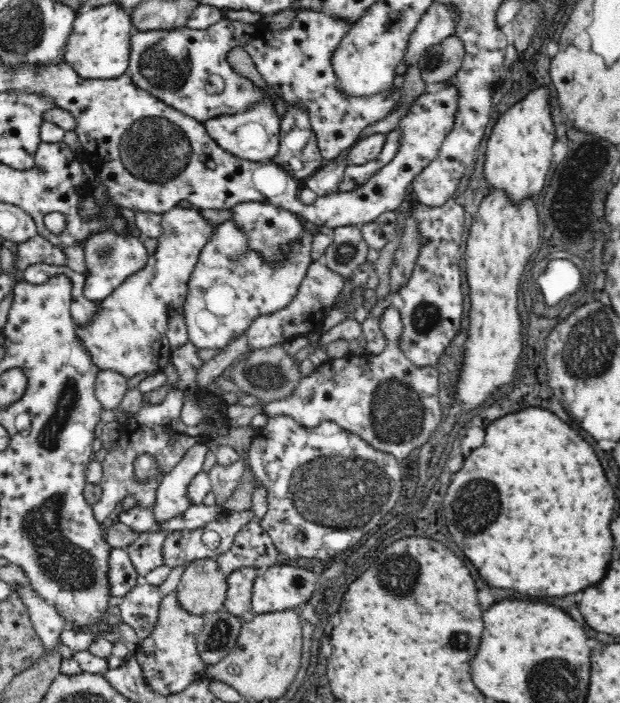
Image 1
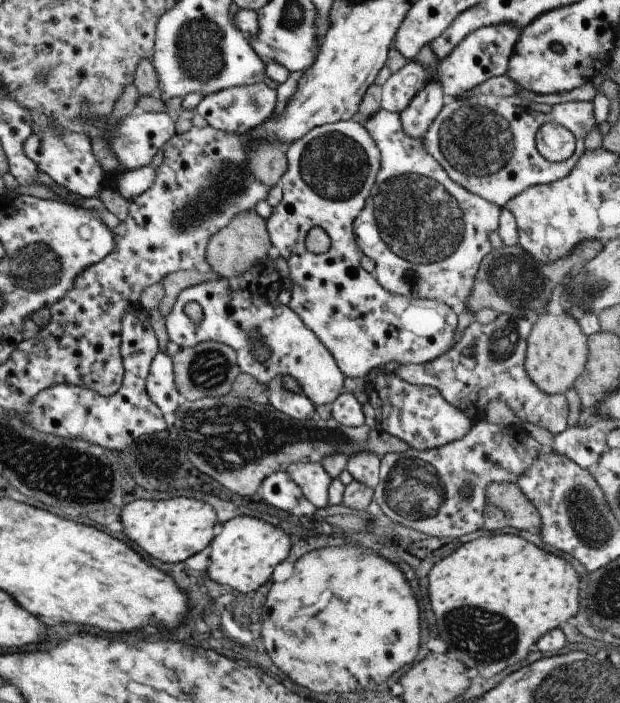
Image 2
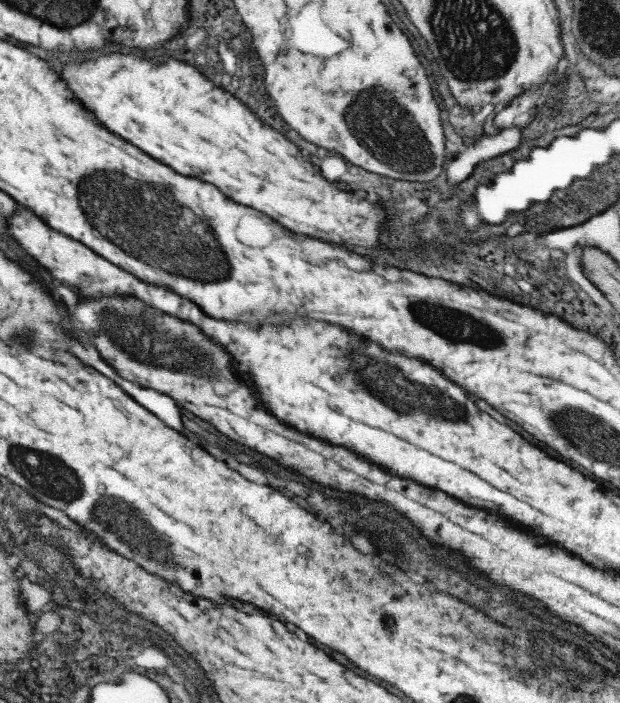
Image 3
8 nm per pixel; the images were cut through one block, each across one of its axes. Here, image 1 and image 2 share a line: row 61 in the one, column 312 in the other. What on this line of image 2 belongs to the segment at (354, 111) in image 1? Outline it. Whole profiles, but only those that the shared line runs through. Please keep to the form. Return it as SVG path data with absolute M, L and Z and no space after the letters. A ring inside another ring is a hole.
M351 118L351 120L345 120L345 122L335 122L335 124L317 126L317 128L309 130L301 140L293 142L291 146L287 146L287 148L285 148L285 156L287 156L287 170L285 170L285 174L283 174L281 180L279 180L279 186L281 186L281 190L283 190L283 198L281 198L281 202L273 208L273 214L265 220L267 234L269 234L271 244L273 244L273 252L279 254L281 258L285 258L285 262L287 262L287 266L289 266L289 278L291 278L293 286L291 286L291 300L289 300L287 306L291 308L291 312L295 312L295 314L307 324L307 328L309 328L309 330L321 340L321 344L331 352L331 356L333 356L333 360L337 362L339 370L343 372L343 376L345 376L345 378L365 378L373 368L379 368L379 364L385 366L389 360L399 362L401 366L407 366L407 364L419 366L419 364L433 362L433 360L437 360L439 356L447 354L447 352L453 348L453 346L451 346L451 340L453 340L455 328L457 328L457 314L451 310L451 306L447 306L447 304L443 304L443 302L439 302L439 300L423 300L423 298L403 298L403 296L395 296L395 294L387 292L385 288L381 288L379 282L375 280L375 276L373 276L373 274L367 274L367 272L359 266L359 258L363 256L363 252L359 250L359 246L357 246L357 242L355 242L353 222L355 222L355 218L359 216L359 212L363 210L365 200L367 200L367 196L369 196L369 190L371 190L371 186L373 186L373 182L375 182L375 176L377 176L377 170L379 170L379 148L375 146L373 138L371 138L369 132L363 128L363 124L359 124L357 118ZM311 228L323 228L323 232L329 236L331 246L329 246L327 252L323 252L323 254L311 254L309 250L305 250L305 236L307 236L307 232L309 232Z

